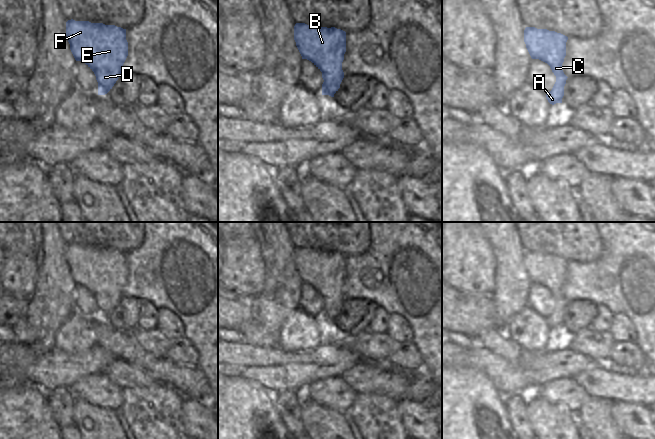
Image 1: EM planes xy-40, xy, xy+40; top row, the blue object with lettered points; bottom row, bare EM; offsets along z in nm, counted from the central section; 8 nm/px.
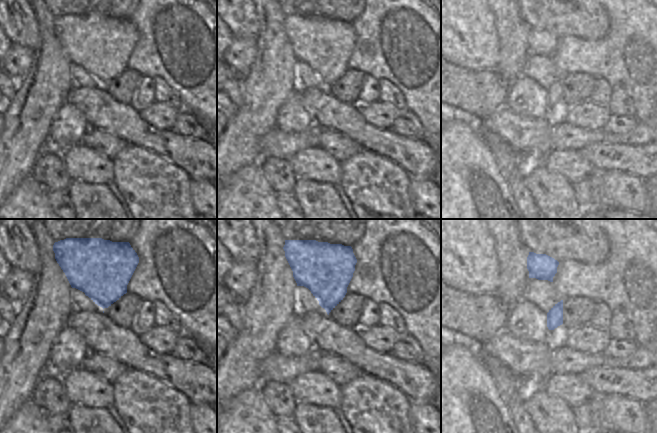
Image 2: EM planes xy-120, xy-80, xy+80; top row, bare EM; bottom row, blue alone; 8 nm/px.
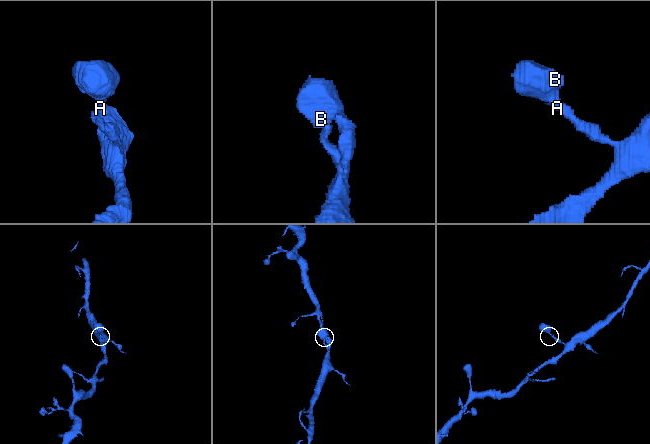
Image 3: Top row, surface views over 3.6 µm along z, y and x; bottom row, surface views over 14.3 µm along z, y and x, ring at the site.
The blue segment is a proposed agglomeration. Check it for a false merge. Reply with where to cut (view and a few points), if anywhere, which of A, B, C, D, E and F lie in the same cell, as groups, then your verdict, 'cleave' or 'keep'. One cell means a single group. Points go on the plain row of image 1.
no cut | A B C D E F | keep

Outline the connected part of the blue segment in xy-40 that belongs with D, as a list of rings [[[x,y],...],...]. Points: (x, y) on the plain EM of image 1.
[[[71,243],[66,246],[66,260],[75,284],[85,287],[94,296],[98,306],[98,319],[107,318],[122,298],[122,290],[128,280],[126,253]]]

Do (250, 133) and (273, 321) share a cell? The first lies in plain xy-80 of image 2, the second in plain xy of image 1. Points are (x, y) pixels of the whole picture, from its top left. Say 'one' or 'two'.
one

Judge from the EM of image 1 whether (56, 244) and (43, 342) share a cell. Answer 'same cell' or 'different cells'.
same cell

